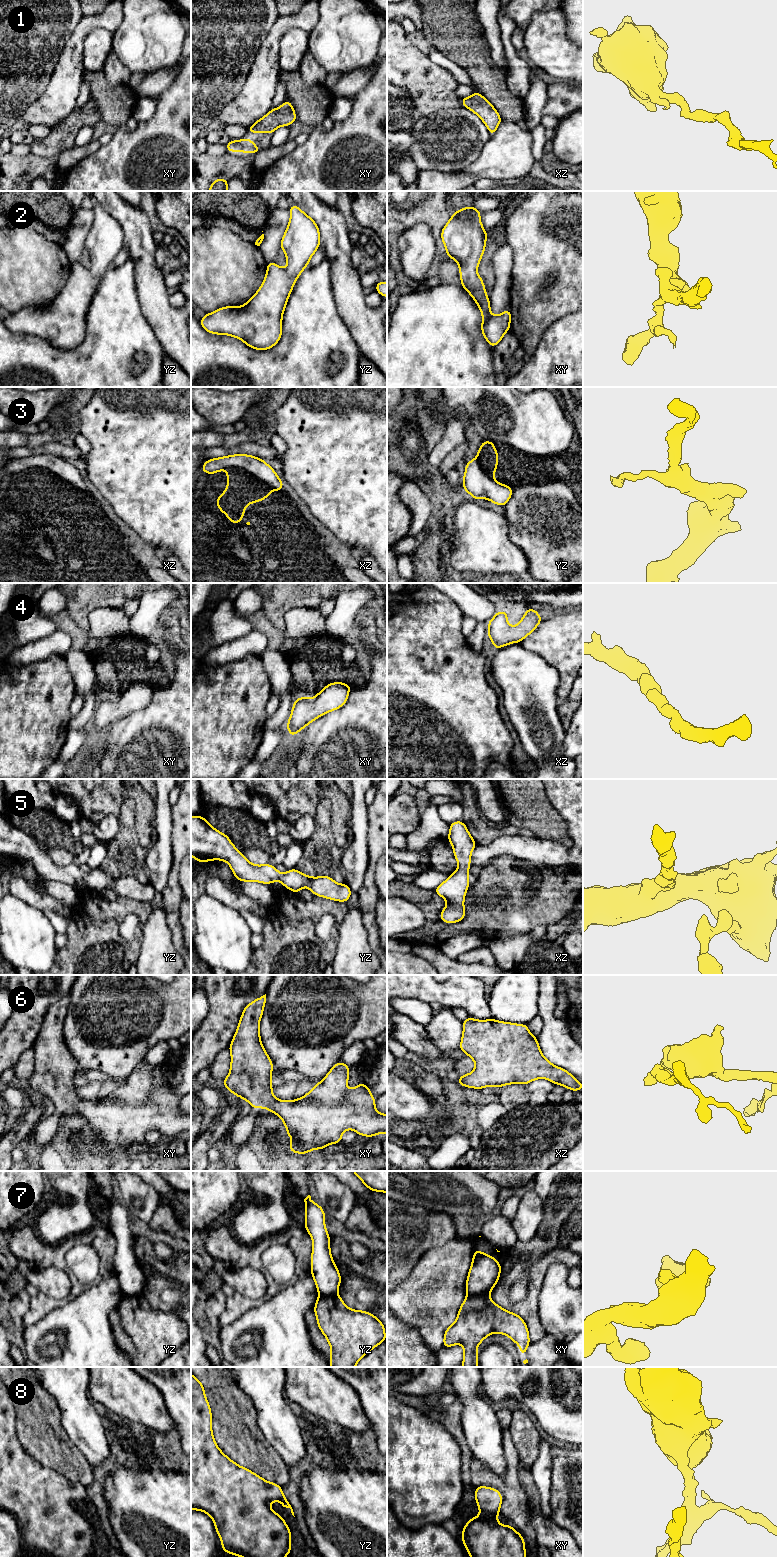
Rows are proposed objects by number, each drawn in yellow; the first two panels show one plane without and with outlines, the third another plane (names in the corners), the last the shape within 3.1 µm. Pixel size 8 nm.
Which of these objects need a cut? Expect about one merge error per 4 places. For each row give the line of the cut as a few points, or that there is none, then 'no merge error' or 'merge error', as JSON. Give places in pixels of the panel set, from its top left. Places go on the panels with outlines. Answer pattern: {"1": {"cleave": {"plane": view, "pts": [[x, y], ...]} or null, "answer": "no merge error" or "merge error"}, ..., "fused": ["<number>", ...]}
{"1": {"cleave": null, "answer": "no merge error"}, "2": {"cleave": null, "answer": "no merge error"}, "3": {"cleave": {"plane": "xz", "pts": [[226, 468], [245, 469], [273, 489]]}, "answer": "merge error"}, "4": {"cleave": null, "answer": "no merge error"}, "5": {"cleave": null, "answer": "no merge error"}, "6": {"cleave": null, "answer": "no merge error"}, "7": {"cleave": {"plane": "xy", "pts": [[467, 1294], [484, 1294], [488, 1296]]}, "answer": "merge error"}, "8": {"cleave": null, "answer": "no merge error"}, "fused": ["3", "7"]}

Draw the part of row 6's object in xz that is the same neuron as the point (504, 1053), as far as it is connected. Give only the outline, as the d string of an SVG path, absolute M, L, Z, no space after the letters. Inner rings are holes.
M468 1017L462 1021L463 1034L459 1049L475 1062L475 1069L463 1074L459 1085L483 1089L486 1086L499 1088L508 1084L524 1084L543 1078L572 1091L580 1091L583 1085L564 1068L553 1065L539 1048L537 1037L533 1036L527 1024L501 1022L495 1019L476 1020Z

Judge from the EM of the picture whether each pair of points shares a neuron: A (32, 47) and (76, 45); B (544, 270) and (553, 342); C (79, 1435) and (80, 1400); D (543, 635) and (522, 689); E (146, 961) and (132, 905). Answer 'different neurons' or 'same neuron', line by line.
A: different neurons
B: different neurons
C: same neuron
D: different neurons
E: different neurons

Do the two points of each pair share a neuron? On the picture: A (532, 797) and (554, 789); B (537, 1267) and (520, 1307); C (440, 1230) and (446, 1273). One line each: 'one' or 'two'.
A: two
B: one
C: two

